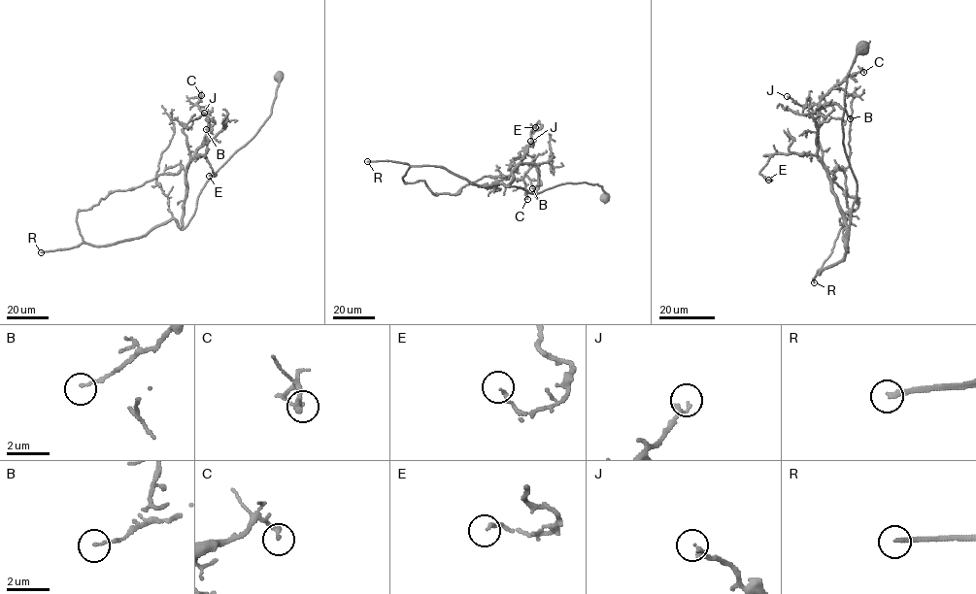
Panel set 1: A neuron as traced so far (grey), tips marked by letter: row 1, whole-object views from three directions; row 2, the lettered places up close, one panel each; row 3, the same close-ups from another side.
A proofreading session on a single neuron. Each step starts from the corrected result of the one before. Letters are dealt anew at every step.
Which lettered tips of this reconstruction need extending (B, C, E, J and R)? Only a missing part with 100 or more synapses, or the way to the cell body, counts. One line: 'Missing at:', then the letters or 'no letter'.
Missing at: R

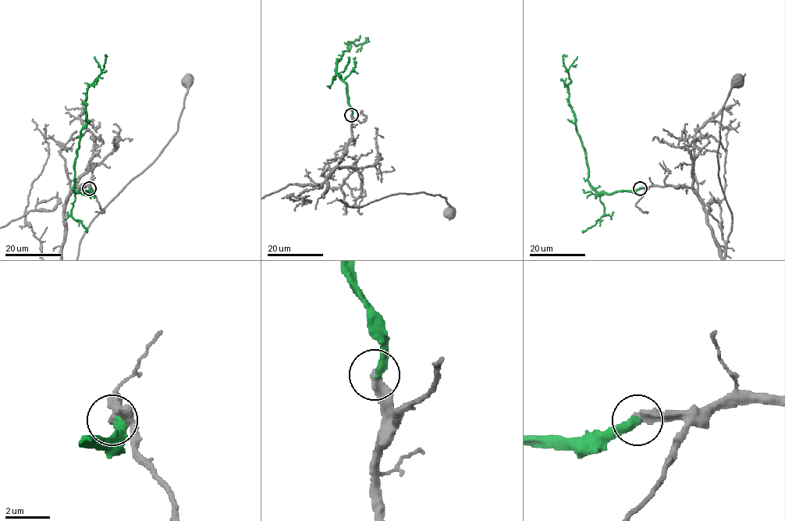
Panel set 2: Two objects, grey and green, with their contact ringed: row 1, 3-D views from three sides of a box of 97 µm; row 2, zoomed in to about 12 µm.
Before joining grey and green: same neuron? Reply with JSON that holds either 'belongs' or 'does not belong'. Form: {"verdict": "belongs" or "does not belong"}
{"verdict": "belongs"}

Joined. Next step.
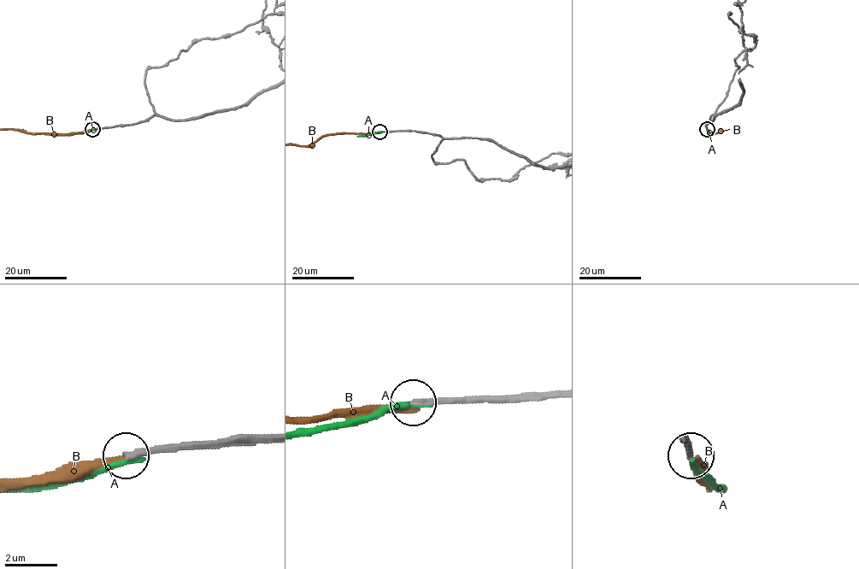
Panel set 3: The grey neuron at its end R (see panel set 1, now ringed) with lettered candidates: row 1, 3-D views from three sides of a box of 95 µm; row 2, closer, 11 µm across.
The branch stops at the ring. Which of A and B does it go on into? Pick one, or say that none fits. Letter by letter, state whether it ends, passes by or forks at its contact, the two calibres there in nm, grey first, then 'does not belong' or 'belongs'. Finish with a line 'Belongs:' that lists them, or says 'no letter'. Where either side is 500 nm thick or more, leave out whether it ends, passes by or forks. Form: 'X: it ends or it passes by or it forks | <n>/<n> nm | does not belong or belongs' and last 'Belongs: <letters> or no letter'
A: it ends | 280/240 nm | does not belong
B: it ends | 240/240 nm | does not belong
Belongs: no letter

